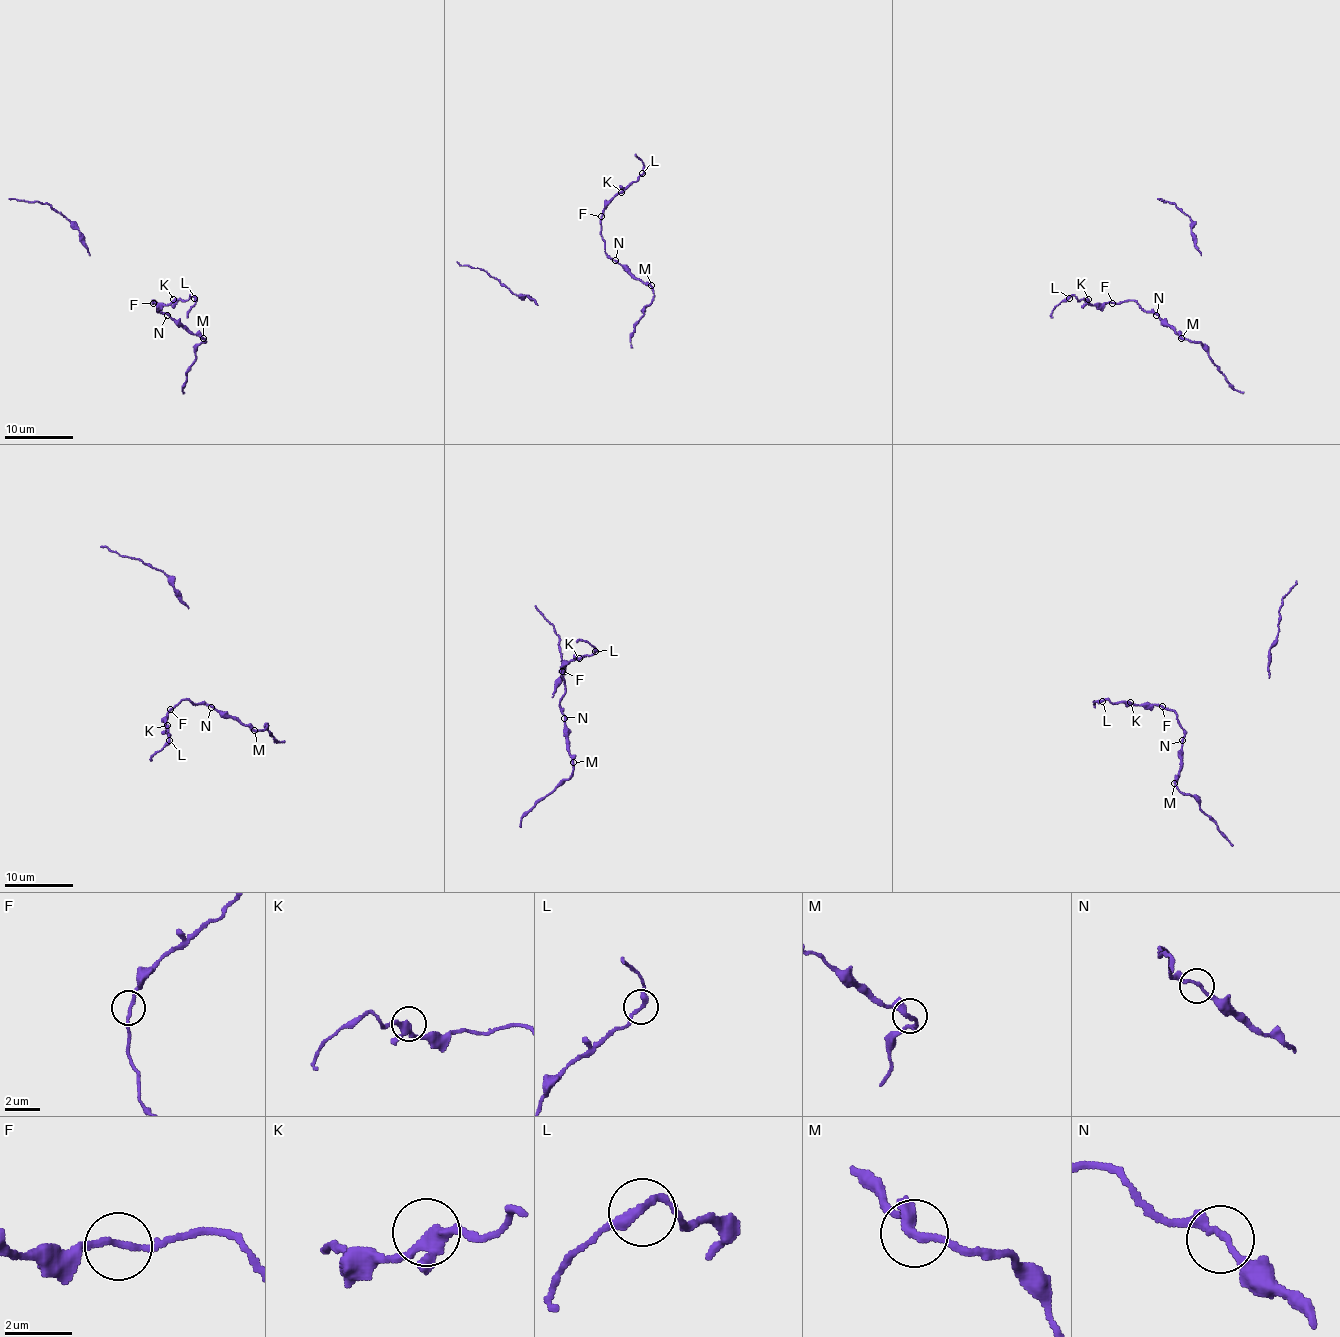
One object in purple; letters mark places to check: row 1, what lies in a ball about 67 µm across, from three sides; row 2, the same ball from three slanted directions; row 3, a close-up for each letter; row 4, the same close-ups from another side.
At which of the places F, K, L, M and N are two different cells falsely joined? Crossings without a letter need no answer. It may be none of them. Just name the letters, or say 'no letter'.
no letter

